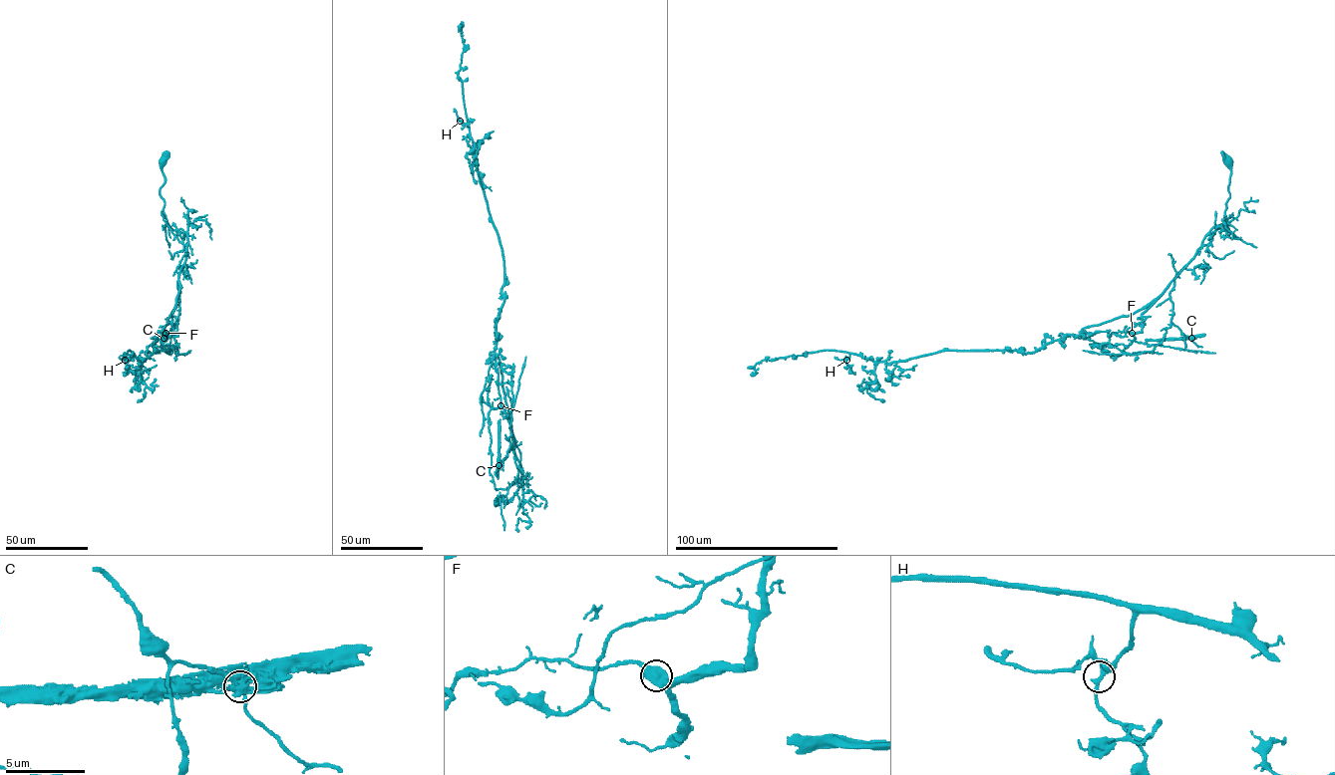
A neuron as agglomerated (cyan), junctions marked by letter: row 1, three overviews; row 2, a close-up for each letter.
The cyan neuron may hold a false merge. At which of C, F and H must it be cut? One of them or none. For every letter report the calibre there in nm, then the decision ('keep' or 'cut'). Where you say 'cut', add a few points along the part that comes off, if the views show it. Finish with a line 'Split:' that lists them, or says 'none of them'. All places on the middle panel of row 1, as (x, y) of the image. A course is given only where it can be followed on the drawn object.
C: 400 nm | cut | (499, 465), (500, 419)
F: 500 nm | keep
H: 320 nm | keep
Split: C

